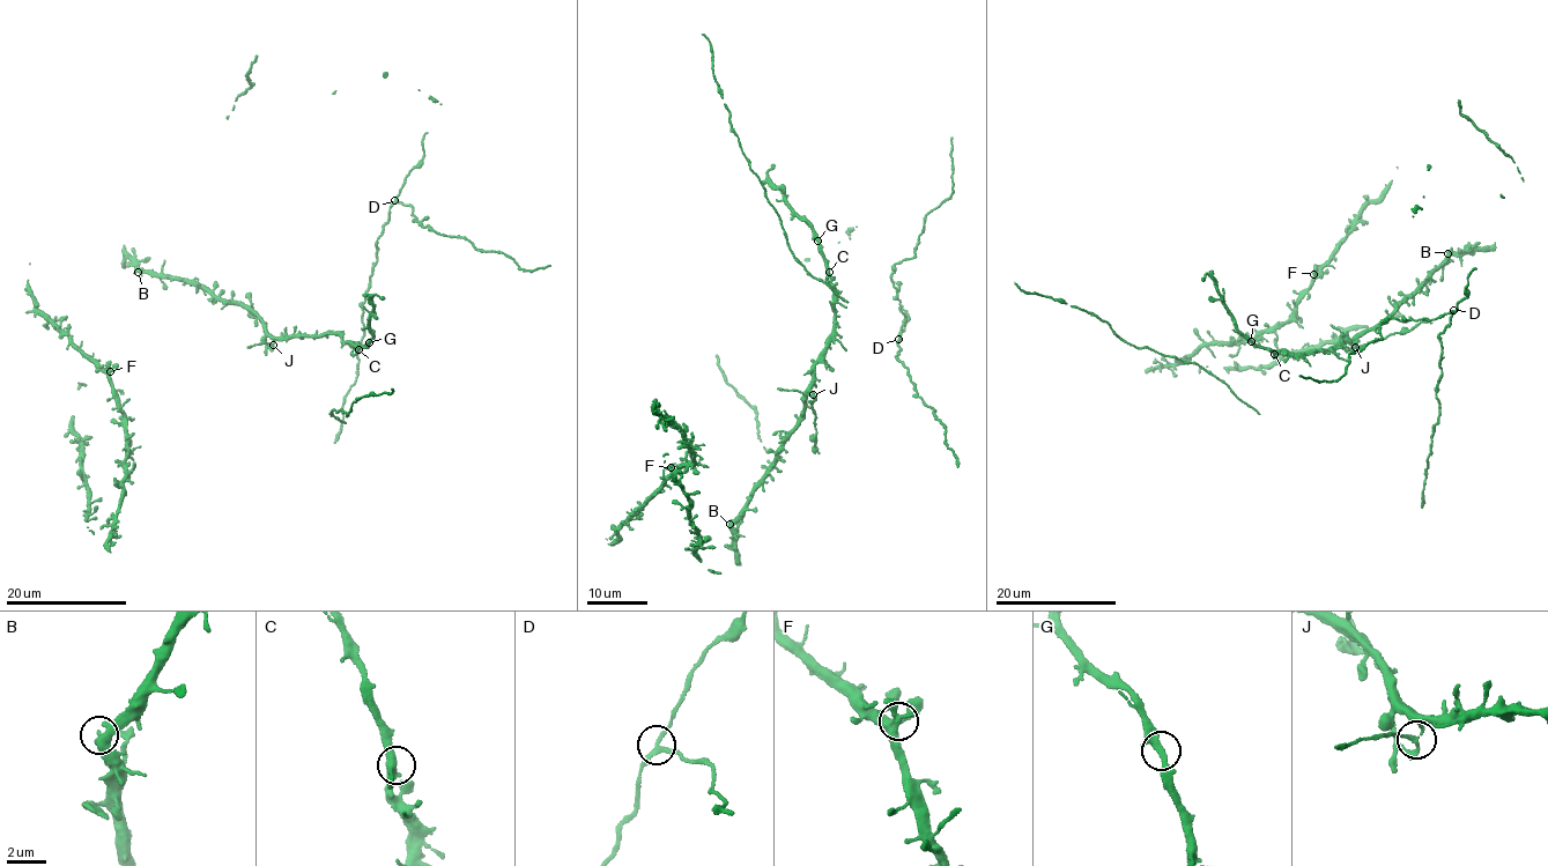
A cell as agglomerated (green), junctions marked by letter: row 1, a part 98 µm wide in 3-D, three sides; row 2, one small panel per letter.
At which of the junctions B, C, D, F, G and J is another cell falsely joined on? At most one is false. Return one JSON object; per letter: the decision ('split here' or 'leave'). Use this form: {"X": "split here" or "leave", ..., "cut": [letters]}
{"B": "leave", "C": "leave", "D": "leave", "F": "leave", "G": "leave", "J": "split here", "cut": ["J"]}

